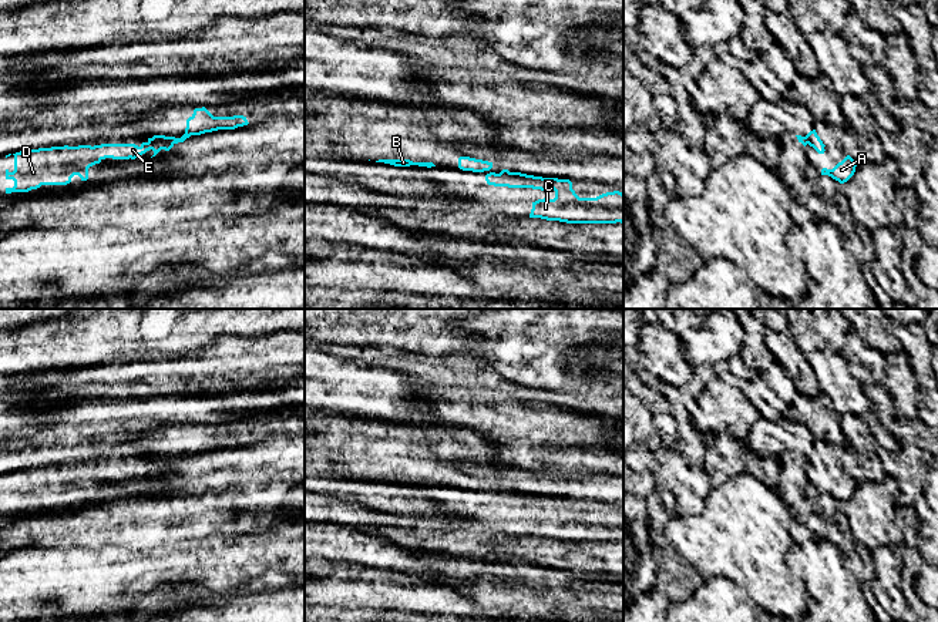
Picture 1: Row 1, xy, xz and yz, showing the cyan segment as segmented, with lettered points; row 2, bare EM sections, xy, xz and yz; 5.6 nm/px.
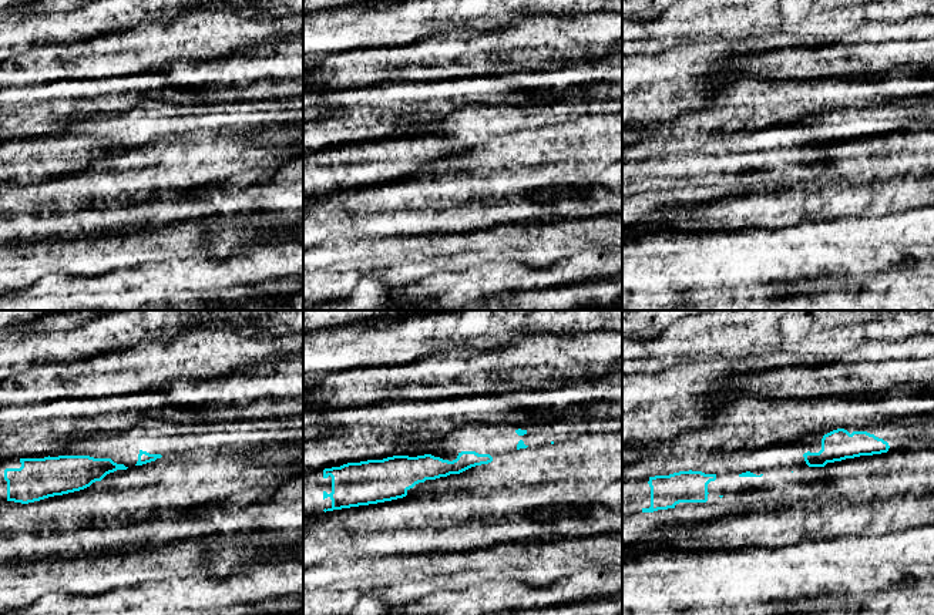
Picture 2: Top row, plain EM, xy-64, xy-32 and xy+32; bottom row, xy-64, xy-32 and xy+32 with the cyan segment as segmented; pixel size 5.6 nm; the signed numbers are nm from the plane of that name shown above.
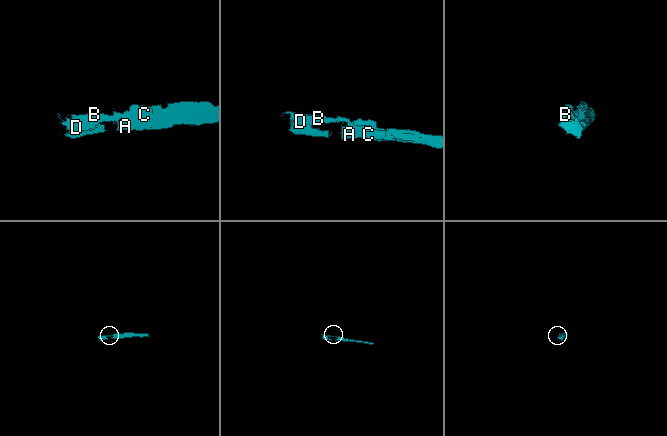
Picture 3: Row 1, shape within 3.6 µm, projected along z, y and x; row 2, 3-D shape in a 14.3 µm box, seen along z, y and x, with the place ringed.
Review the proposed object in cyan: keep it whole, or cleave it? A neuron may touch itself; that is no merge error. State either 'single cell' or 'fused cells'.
single cell

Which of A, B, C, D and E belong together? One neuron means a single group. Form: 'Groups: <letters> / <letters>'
Groups: A B C D E

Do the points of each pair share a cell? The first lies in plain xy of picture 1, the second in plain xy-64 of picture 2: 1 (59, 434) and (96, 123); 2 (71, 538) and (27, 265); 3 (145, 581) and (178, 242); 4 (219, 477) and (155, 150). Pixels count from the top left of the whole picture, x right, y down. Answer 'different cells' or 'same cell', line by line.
1: different cells
2: different cells
3: same cell
4: same cell

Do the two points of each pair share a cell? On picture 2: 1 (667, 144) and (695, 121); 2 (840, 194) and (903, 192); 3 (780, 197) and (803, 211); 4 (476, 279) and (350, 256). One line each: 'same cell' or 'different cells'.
1: same cell
2: same cell
3: same cell
4: different cells

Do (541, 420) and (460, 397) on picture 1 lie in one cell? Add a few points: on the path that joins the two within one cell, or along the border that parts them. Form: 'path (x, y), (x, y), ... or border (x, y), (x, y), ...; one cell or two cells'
path (521, 413), (490, 413), (480, 410); one cell

